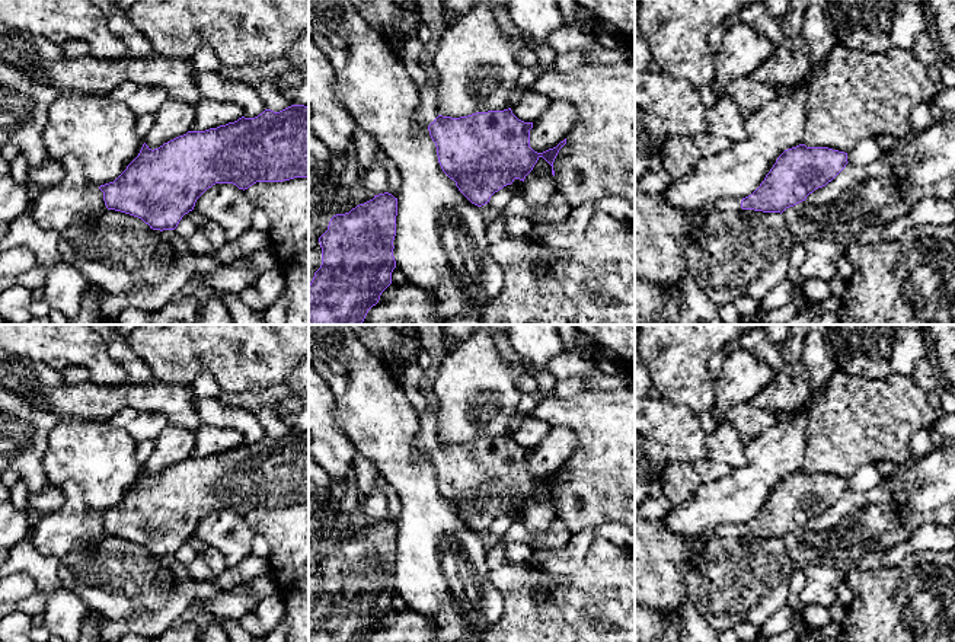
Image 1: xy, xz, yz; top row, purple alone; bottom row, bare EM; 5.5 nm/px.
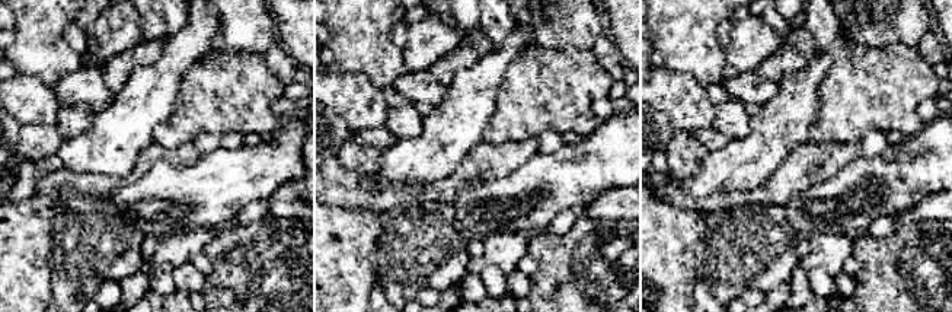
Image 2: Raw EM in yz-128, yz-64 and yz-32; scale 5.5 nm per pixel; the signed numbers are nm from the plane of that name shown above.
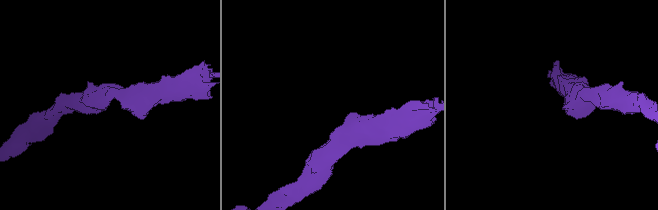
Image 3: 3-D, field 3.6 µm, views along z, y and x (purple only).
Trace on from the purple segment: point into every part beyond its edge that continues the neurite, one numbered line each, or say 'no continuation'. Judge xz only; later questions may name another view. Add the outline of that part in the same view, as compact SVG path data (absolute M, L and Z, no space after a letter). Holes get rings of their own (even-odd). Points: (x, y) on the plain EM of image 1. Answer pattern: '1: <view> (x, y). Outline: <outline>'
1: xz (430, 335). Outline: M418 325L416 328L422 348L431 357L431 365L422 371L419 392L425 399L425 409L419 413L418 447L428 454L438 443L438 409L440 402L434 393L438 370L447 355L443 341L443 325Z

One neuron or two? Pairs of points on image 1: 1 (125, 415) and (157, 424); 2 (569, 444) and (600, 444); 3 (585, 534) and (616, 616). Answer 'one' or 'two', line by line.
1: one
2: two
3: two

